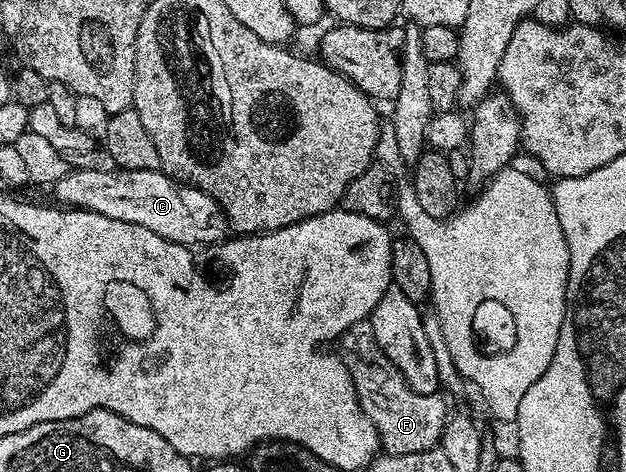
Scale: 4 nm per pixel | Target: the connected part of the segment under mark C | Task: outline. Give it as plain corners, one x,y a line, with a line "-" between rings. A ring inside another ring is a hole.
80,168
67,171
64,178
60,178
52,185
55,192
62,200
67,200
69,207
74,210
85,210
95,212
104,218
112,218
120,222
128,222
136,226
144,226
152,230
157,236
165,240
175,240
177,244
187,246
217,246
227,239
228,221
225,210
198,188
192,188
171,180
161,170
115,170
105,172
104,170
88,170

